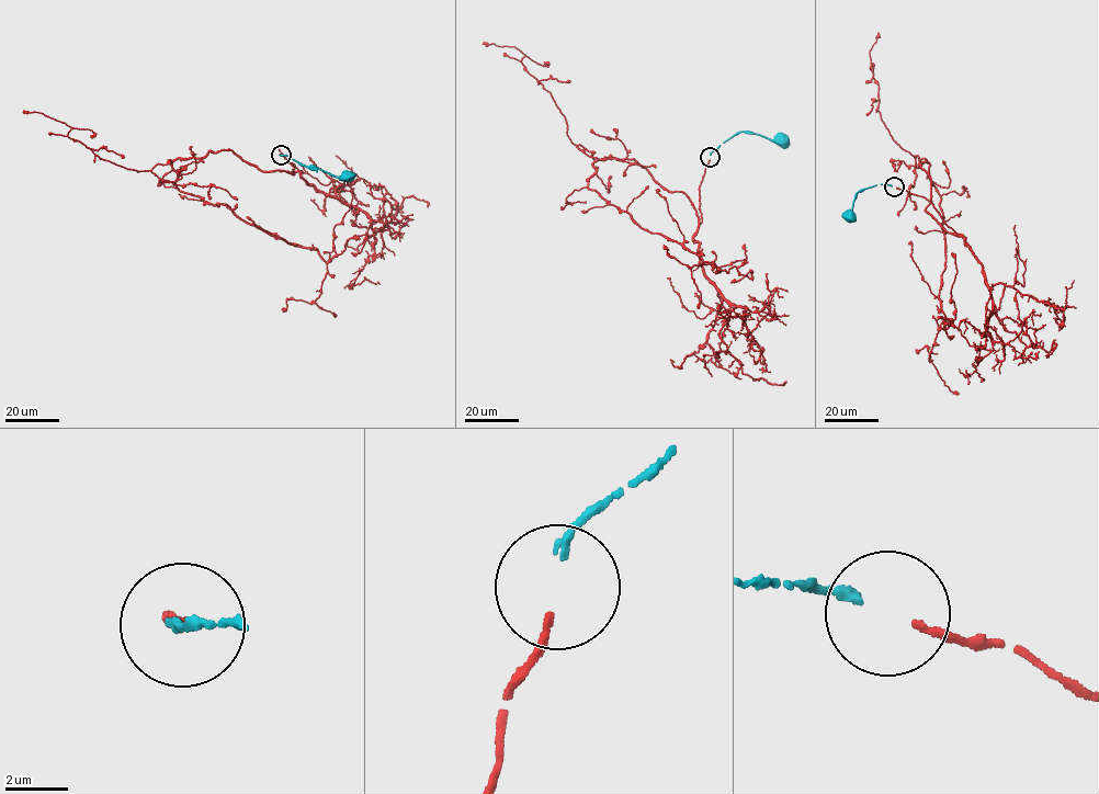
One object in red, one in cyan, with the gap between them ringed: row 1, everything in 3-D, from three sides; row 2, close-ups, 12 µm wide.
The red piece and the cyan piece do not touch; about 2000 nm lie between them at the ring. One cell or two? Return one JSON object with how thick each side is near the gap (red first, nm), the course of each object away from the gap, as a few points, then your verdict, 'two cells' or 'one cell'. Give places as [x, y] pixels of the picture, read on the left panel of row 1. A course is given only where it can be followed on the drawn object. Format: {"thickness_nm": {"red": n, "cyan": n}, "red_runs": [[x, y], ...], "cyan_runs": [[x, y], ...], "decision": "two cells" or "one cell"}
{"thickness_nm": {"red": 220, "cyan": 280}, "red_runs": [[281, 155], [292, 174], [260, 171], [229, 150], [172, 168], [180, 190], [328, 261], [352, 200], [343, 173]], "cyan_runs": [[280, 156], [343, 180], [344, 177]], "decision": "one cell"}

